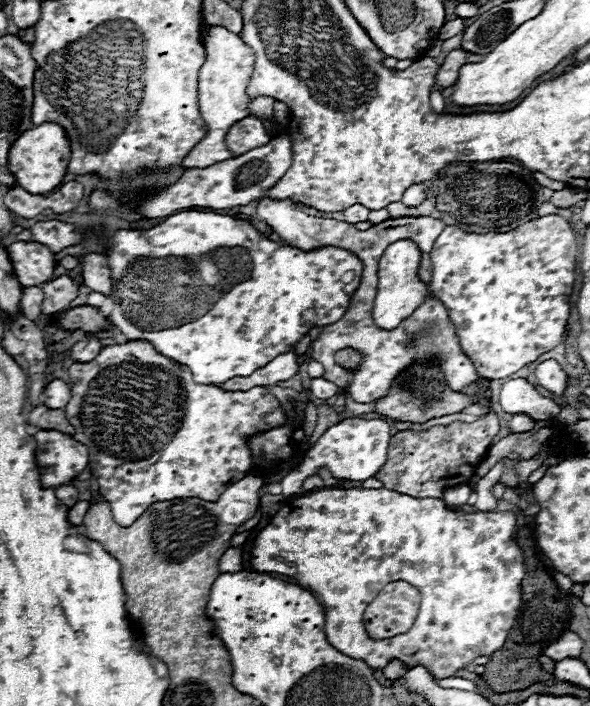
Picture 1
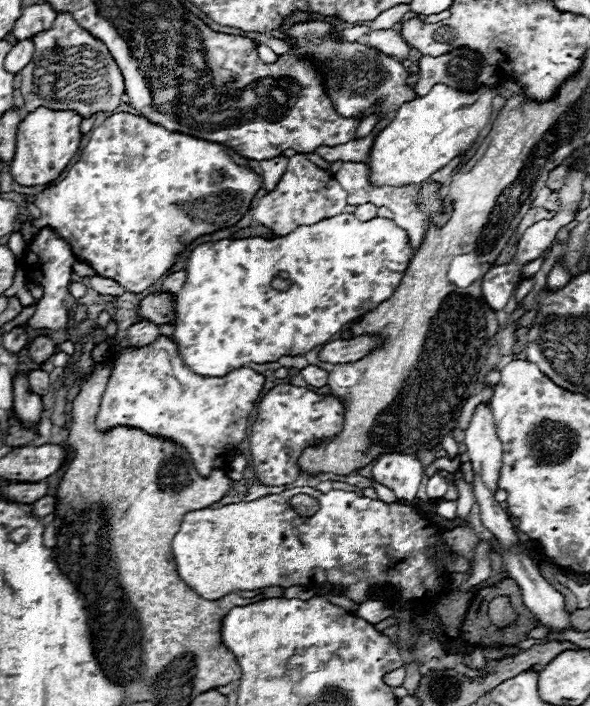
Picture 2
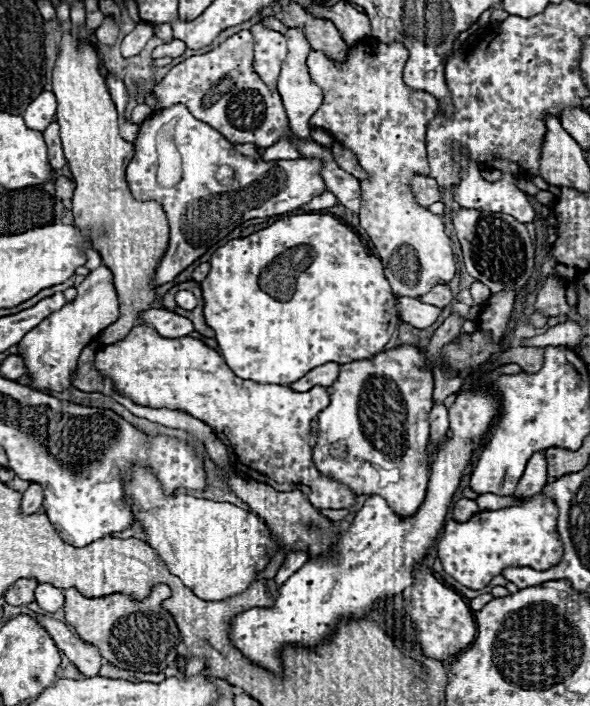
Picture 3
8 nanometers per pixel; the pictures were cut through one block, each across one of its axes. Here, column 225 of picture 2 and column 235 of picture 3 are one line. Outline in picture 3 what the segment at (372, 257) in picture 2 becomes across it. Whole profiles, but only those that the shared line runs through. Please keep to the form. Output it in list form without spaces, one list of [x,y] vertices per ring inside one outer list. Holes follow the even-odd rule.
[[[294,214],[294,216],[274,222],[268,228],[258,230],[246,238],[230,240],[226,246],[222,246],[214,252],[214,256],[210,260],[210,274],[206,276],[206,280],[200,286],[202,286],[202,296],[204,296],[204,318],[206,318],[206,324],[216,332],[216,340],[218,340],[222,358],[226,360],[226,364],[230,366],[230,370],[236,376],[258,382],[258,384],[292,384],[292,382],[300,380],[304,374],[308,374],[312,368],[322,366],[326,362],[348,364],[354,360],[374,358],[376,354],[384,352],[384,346],[388,344],[388,340],[392,338],[394,330],[400,324],[400,318],[396,312],[396,296],[392,294],[390,284],[384,278],[382,262],[376,256],[366,252],[366,248],[362,246],[360,238],[354,234],[352,228],[348,228],[336,216],[330,216],[330,214]],[[300,248],[306,248],[310,252],[310,260],[288,258],[288,254],[292,254],[292,250],[300,250]]]

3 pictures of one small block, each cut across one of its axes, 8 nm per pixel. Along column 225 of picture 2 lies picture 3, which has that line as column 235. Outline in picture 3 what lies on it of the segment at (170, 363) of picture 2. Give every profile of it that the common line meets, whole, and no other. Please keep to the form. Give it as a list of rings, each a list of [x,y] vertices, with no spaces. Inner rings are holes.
[[[136,326],[132,332],[116,344],[104,346],[96,354],[96,368],[108,376],[116,390],[136,404],[148,404],[154,408],[170,408],[170,410],[184,410],[190,416],[202,420],[212,430],[222,444],[228,446],[230,462],[236,472],[242,472],[256,482],[264,482],[278,492],[292,492],[300,490],[306,500],[320,510],[340,510],[350,508],[356,504],[356,494],[342,482],[320,476],[312,462],[312,448],[316,444],[316,428],[318,428],[318,414],[330,404],[330,396],[324,386],[314,386],[308,392],[296,392],[288,386],[280,384],[256,384],[252,380],[242,380],[232,374],[224,358],[198,338],[162,338],[150,326]]]

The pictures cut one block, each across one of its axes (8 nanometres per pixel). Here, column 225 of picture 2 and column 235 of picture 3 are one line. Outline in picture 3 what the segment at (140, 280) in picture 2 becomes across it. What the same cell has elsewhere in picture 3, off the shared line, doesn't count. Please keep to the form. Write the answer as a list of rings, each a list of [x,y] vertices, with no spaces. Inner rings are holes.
[[[174,104],[146,118],[140,124],[134,148],[136,154],[126,168],[128,188],[136,200],[160,202],[170,224],[170,248],[164,254],[160,268],[156,270],[154,284],[166,284],[174,280],[182,270],[194,264],[202,254],[206,254],[208,248],[226,238],[242,222],[292,212],[326,190],[320,176],[322,164],[316,162],[316,158],[298,158],[292,162],[264,162],[254,146],[232,146],[218,130],[196,120],[184,104]],[[168,122],[174,122],[172,142],[182,154],[184,174],[174,188],[160,188],[156,184],[156,134]],[[224,164],[234,168],[234,182],[230,186],[222,186],[214,178],[216,168]]]

